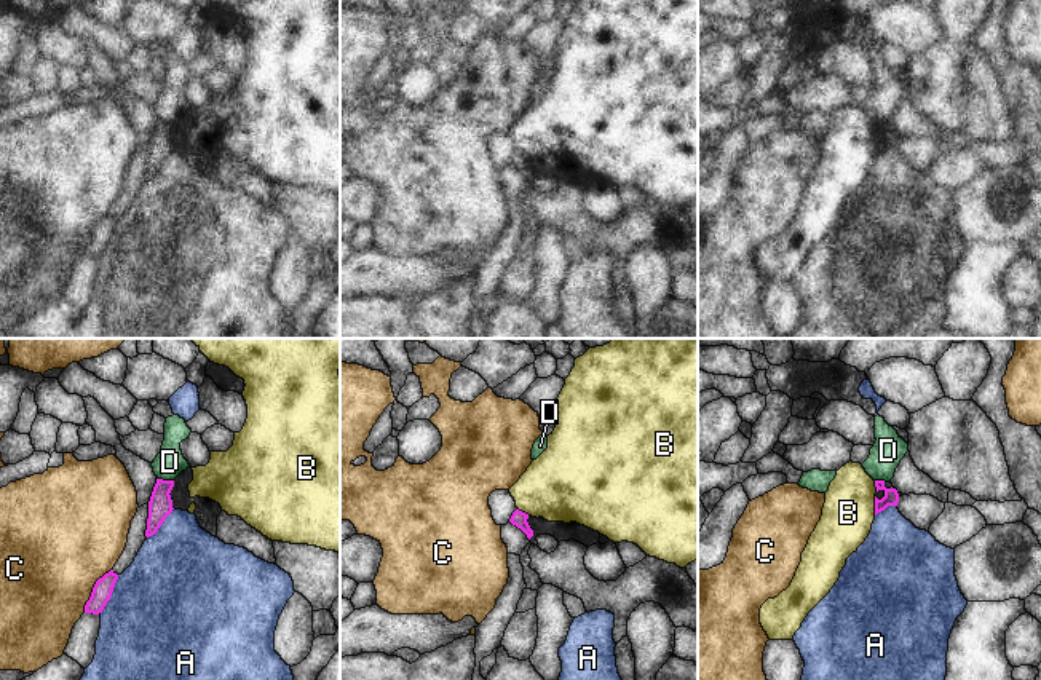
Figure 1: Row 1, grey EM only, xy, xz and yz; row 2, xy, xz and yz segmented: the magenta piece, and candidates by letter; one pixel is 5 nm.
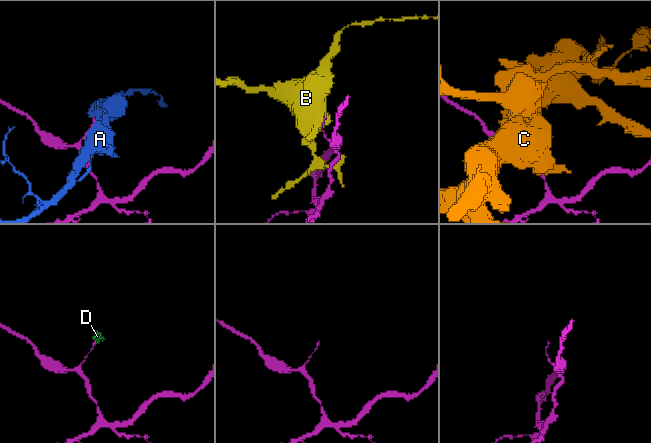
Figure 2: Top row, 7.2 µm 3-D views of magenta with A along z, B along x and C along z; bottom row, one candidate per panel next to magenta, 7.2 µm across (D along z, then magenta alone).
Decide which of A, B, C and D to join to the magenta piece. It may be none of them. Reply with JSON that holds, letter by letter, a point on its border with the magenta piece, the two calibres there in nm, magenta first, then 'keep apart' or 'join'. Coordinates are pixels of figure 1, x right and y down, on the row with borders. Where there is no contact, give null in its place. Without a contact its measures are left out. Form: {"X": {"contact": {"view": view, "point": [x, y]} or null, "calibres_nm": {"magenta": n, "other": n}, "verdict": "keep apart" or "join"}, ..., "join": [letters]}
{"A": {"contact": {"view": "xy", "point": [110, 594]}, "calibres_nm": {"magenta": 100, "other": 500}, "verdict": "keep apart"}, "B": {"contact": {"view": "yz", "point": [875, 506]}, "calibres_nm": {"magenta": 80, "other": 260}, "verdict": "keep apart"}, "C": {"contact": {"view": "xy", "point": [93, 589]}, "calibres_nm": {"magenta": 100, "other": 480}, "verdict": "keep apart"}, "D": {"contact": {"view": "xy", "point": [166, 481]}, "calibres_nm": {"magenta": 120, "other": 150}, "verdict": "keep apart"}, "join": []}

